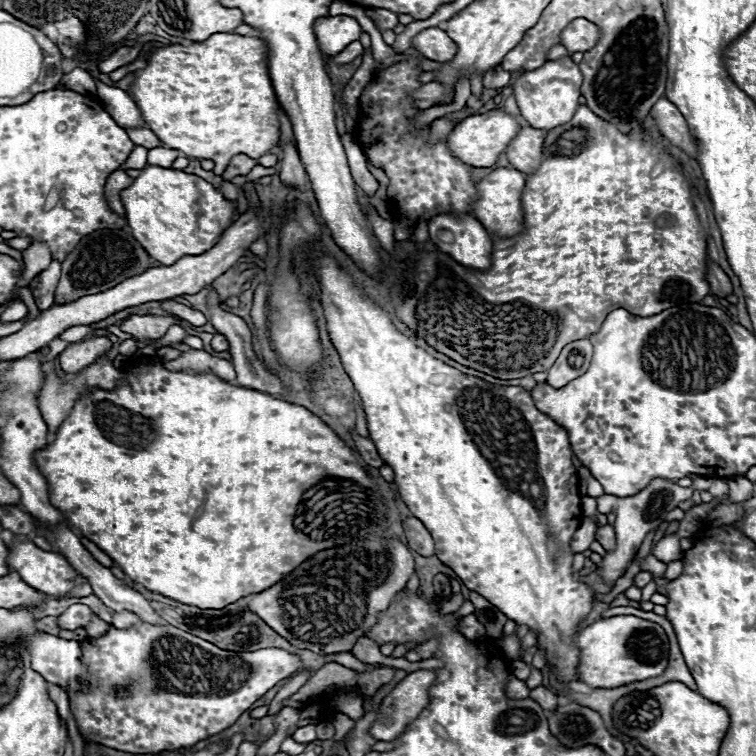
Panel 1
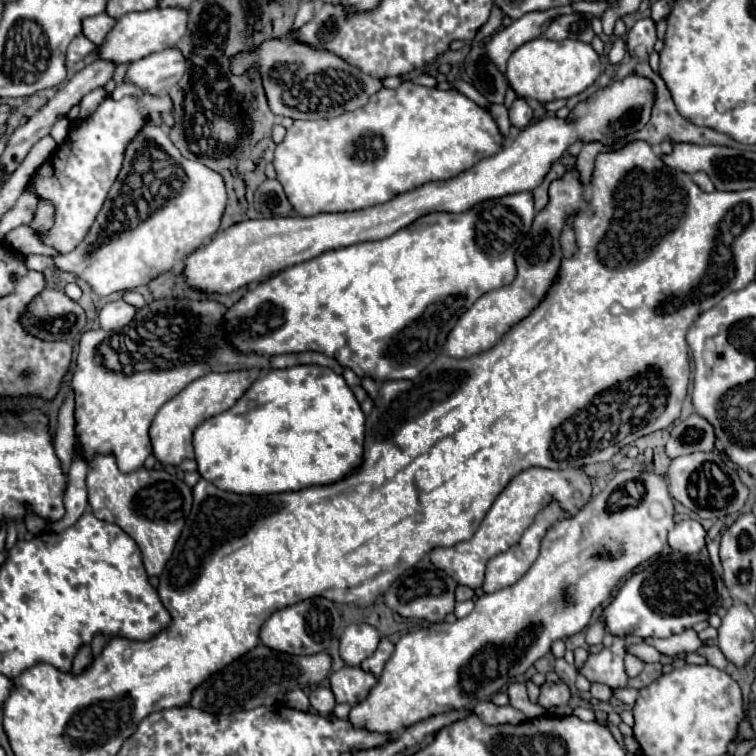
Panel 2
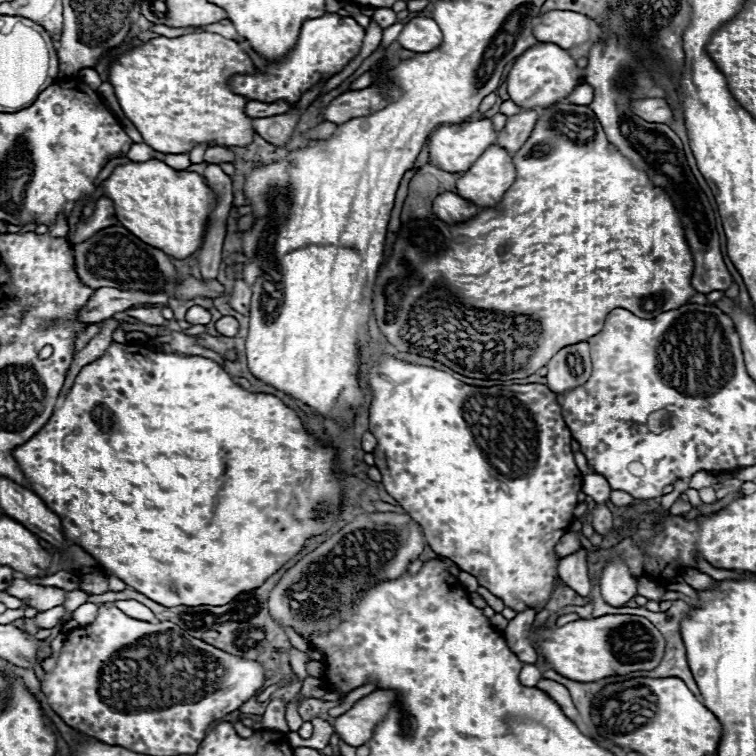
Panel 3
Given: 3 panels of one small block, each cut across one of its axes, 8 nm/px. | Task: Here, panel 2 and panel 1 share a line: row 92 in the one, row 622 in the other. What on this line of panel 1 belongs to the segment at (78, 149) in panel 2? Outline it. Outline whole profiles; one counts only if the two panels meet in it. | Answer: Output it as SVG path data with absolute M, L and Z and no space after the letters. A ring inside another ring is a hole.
M148 622L124 630L110 626L102 636L84 638L80 646L82 662L88 668L88 676L94 678L94 686L90 690L64 688L70 698L70 712L76 720L78 732L92 742L130 754L156 754L162 750L188 748L226 730L260 696L302 666L298 656L280 648L230 652L170 624Z

